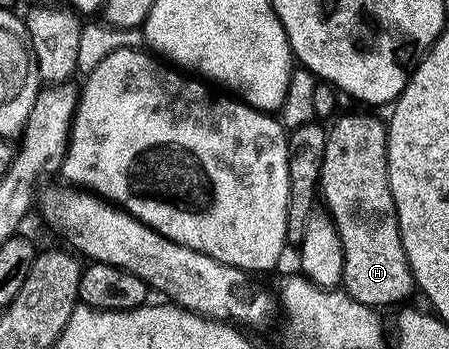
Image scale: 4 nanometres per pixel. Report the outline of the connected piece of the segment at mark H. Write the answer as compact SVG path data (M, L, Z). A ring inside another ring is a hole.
M370 113L342 115L329 126L326 134L320 182L321 204L323 201L322 205L334 221L343 244L341 288L352 299L365 305L396 307L409 302L406 300L410 292L415 292L416 286L400 239L396 203L390 190L386 150L388 125L383 118L381 121Z

